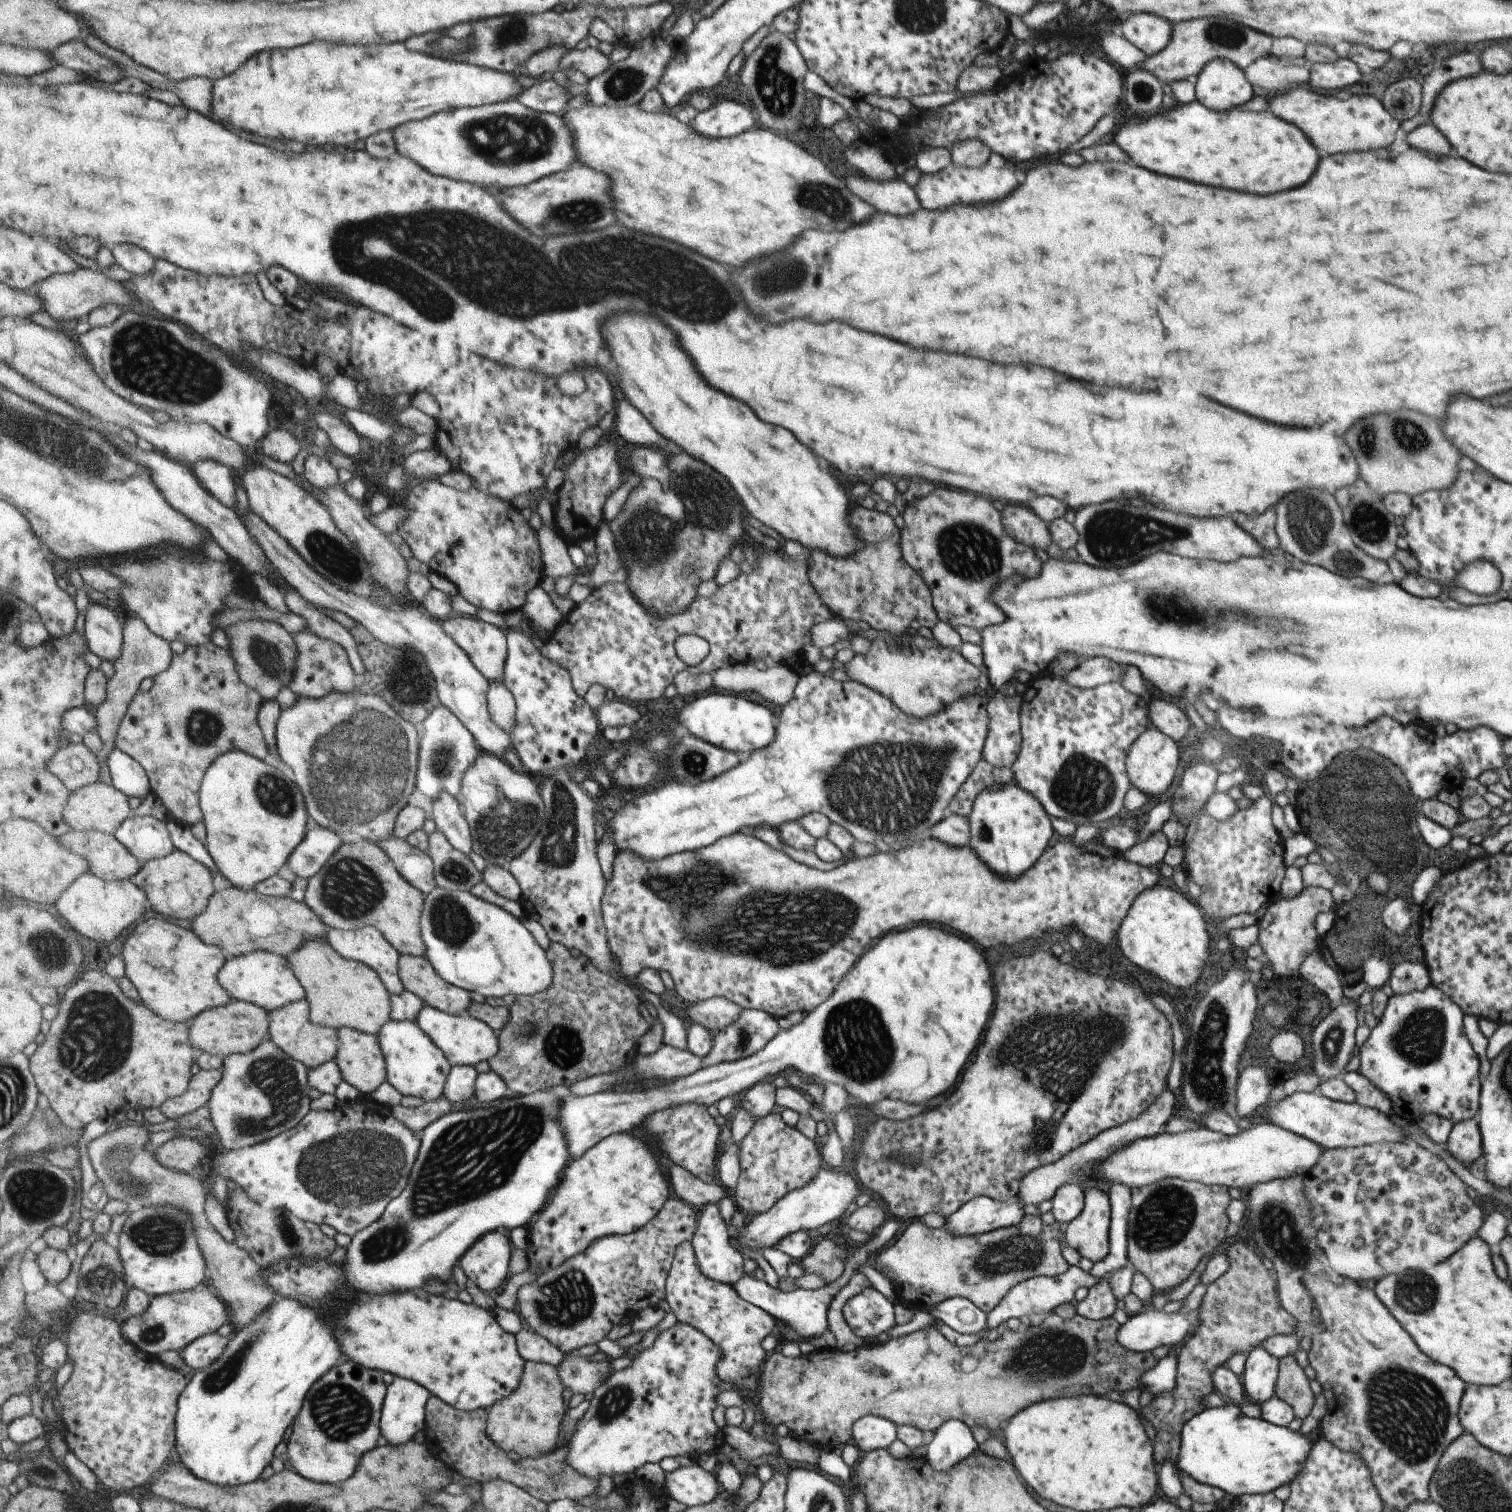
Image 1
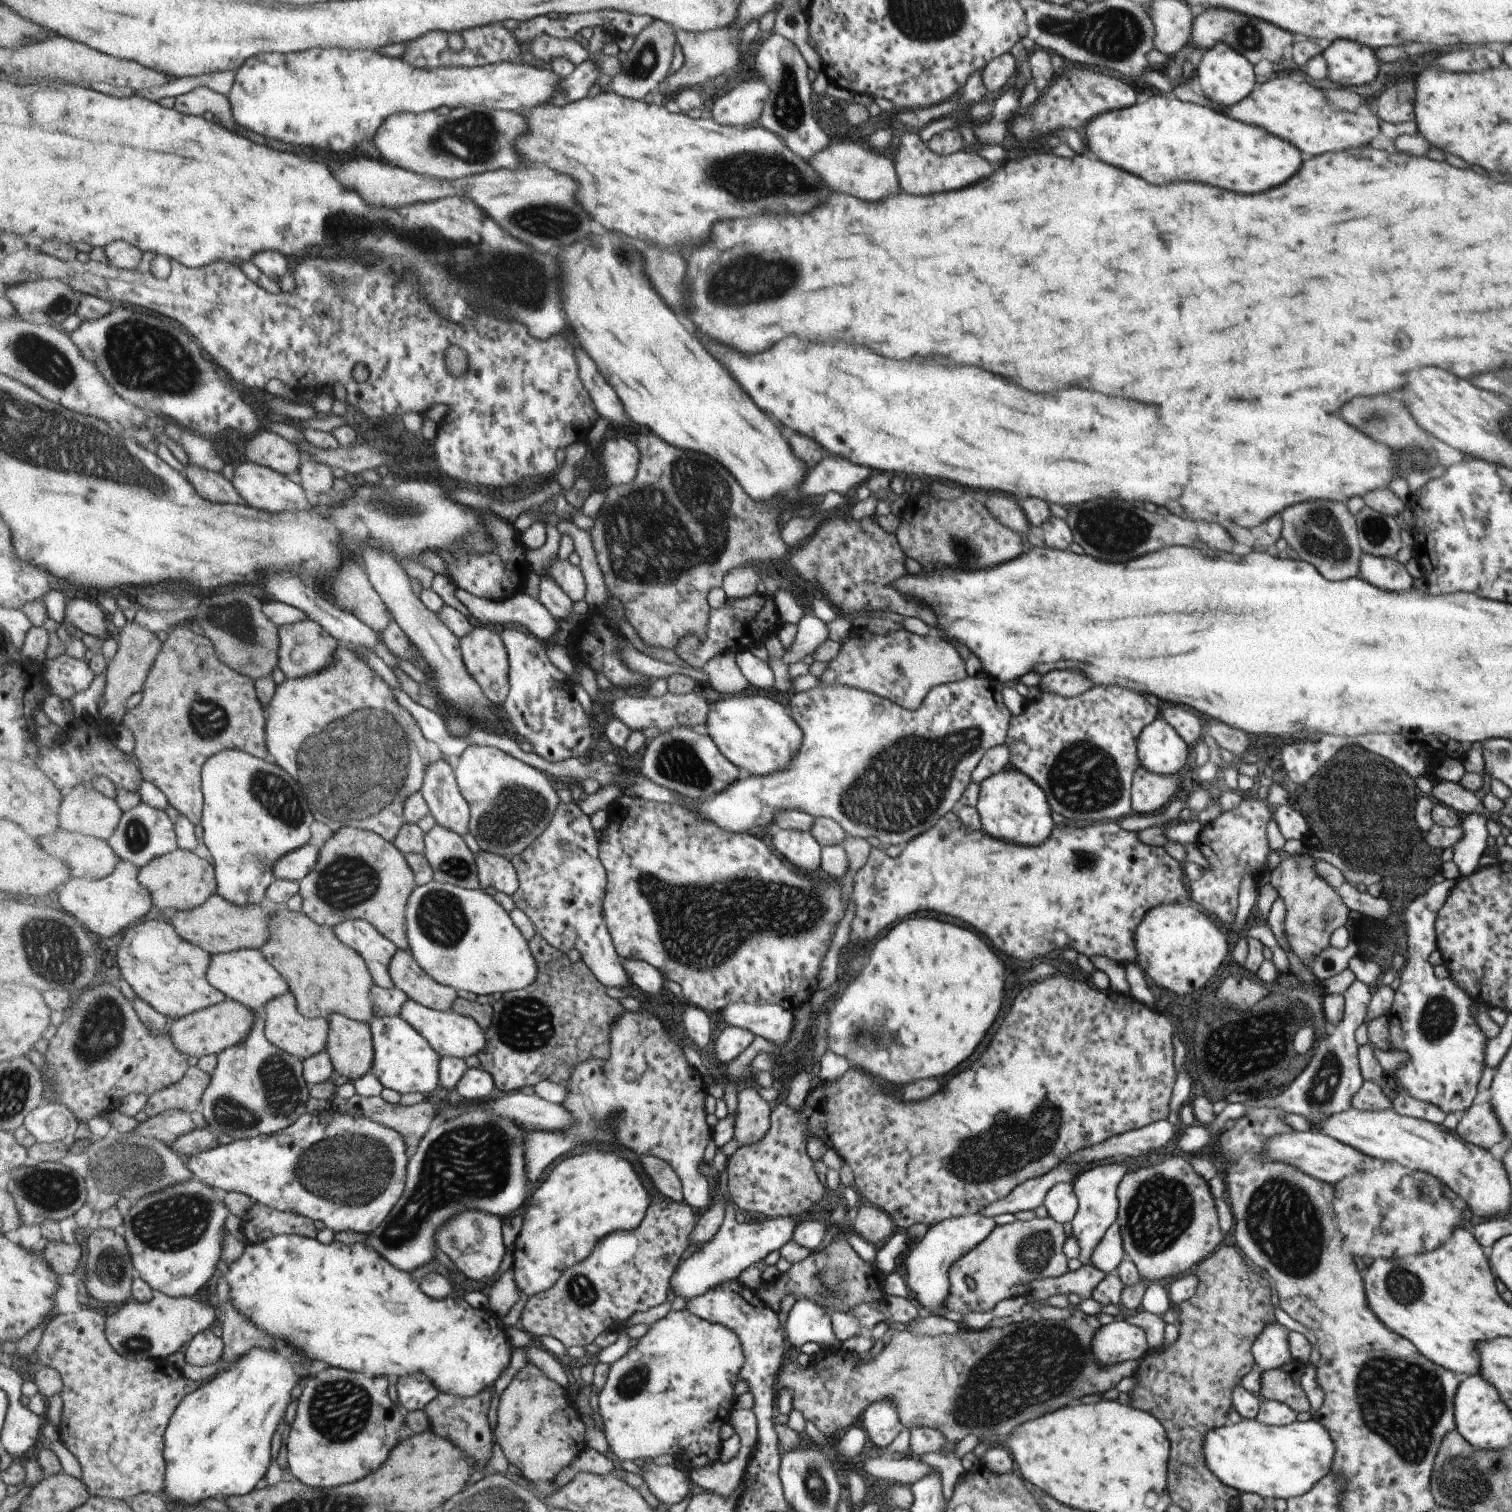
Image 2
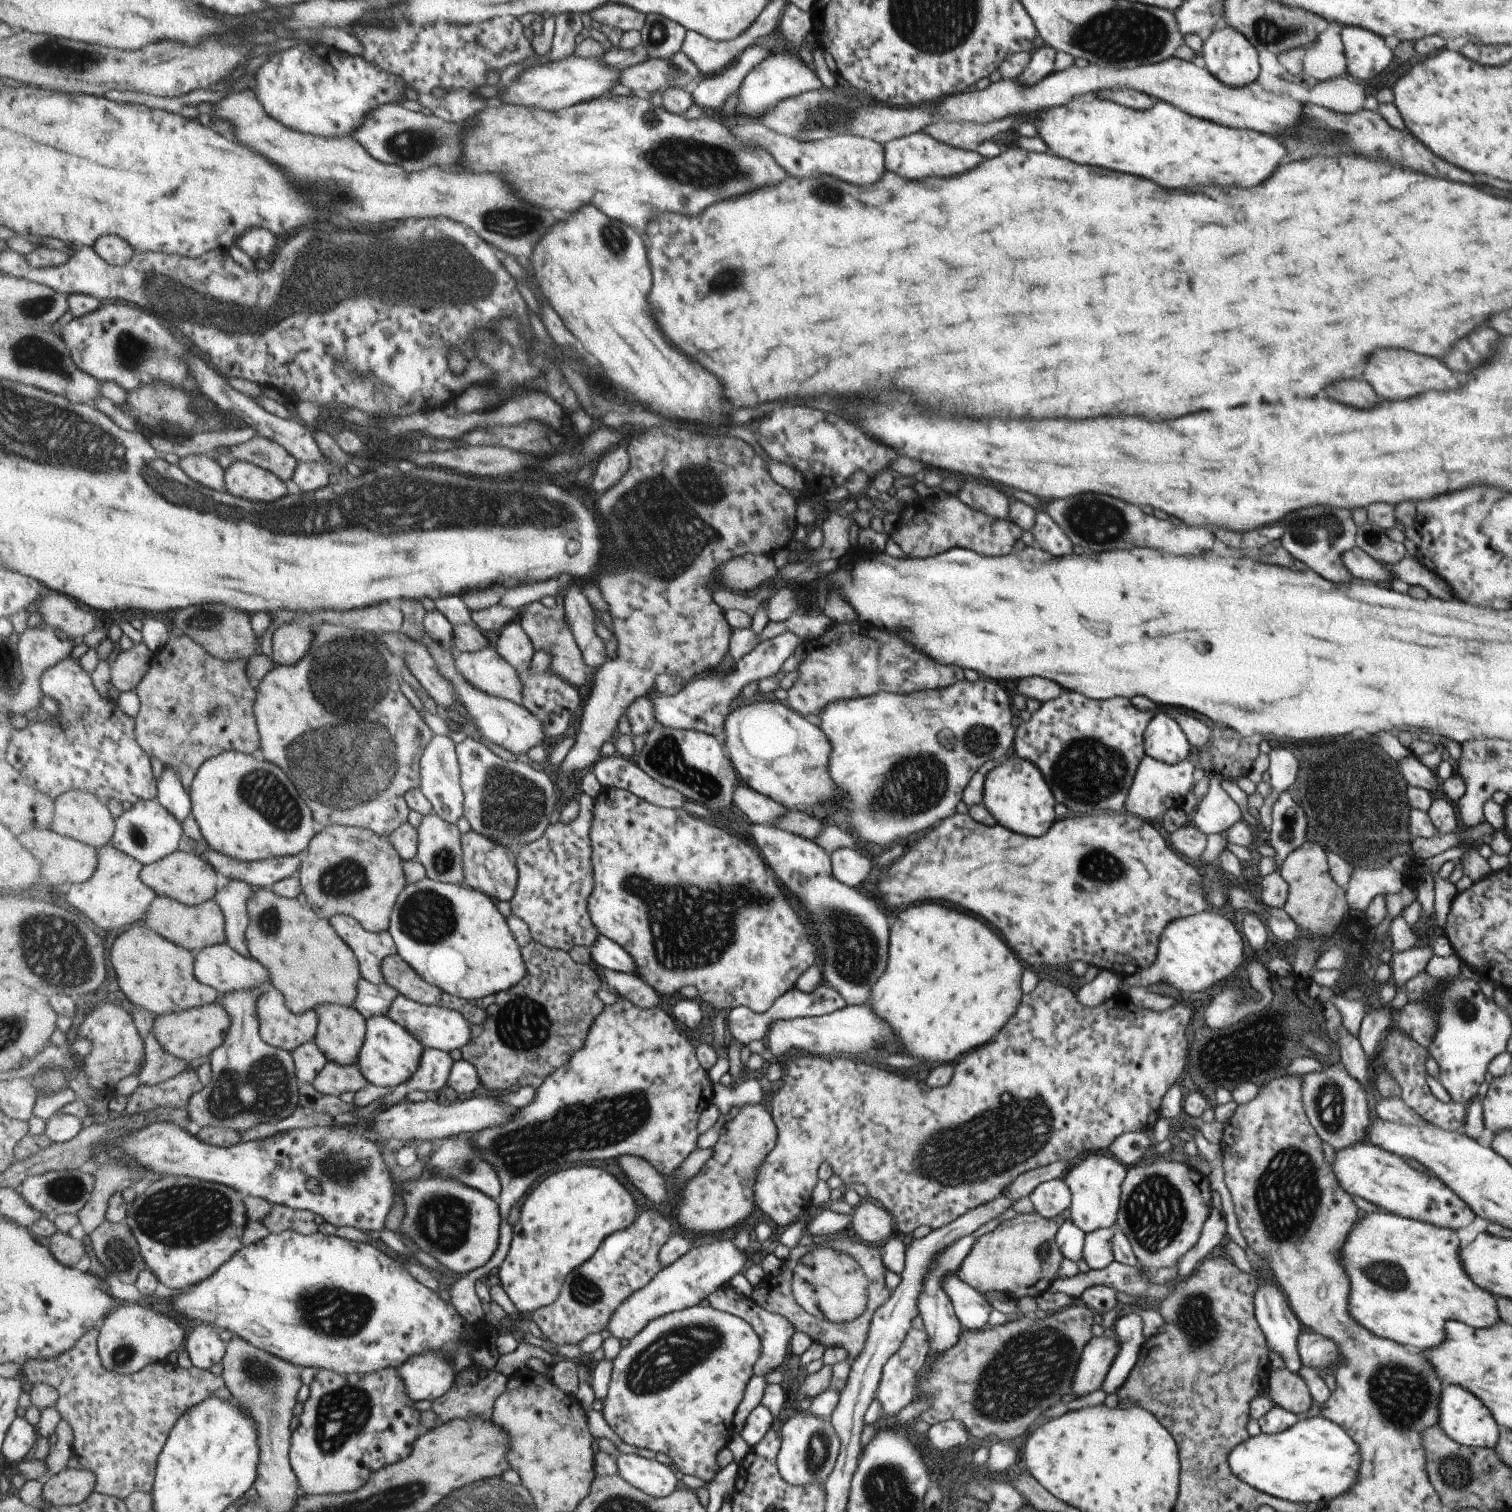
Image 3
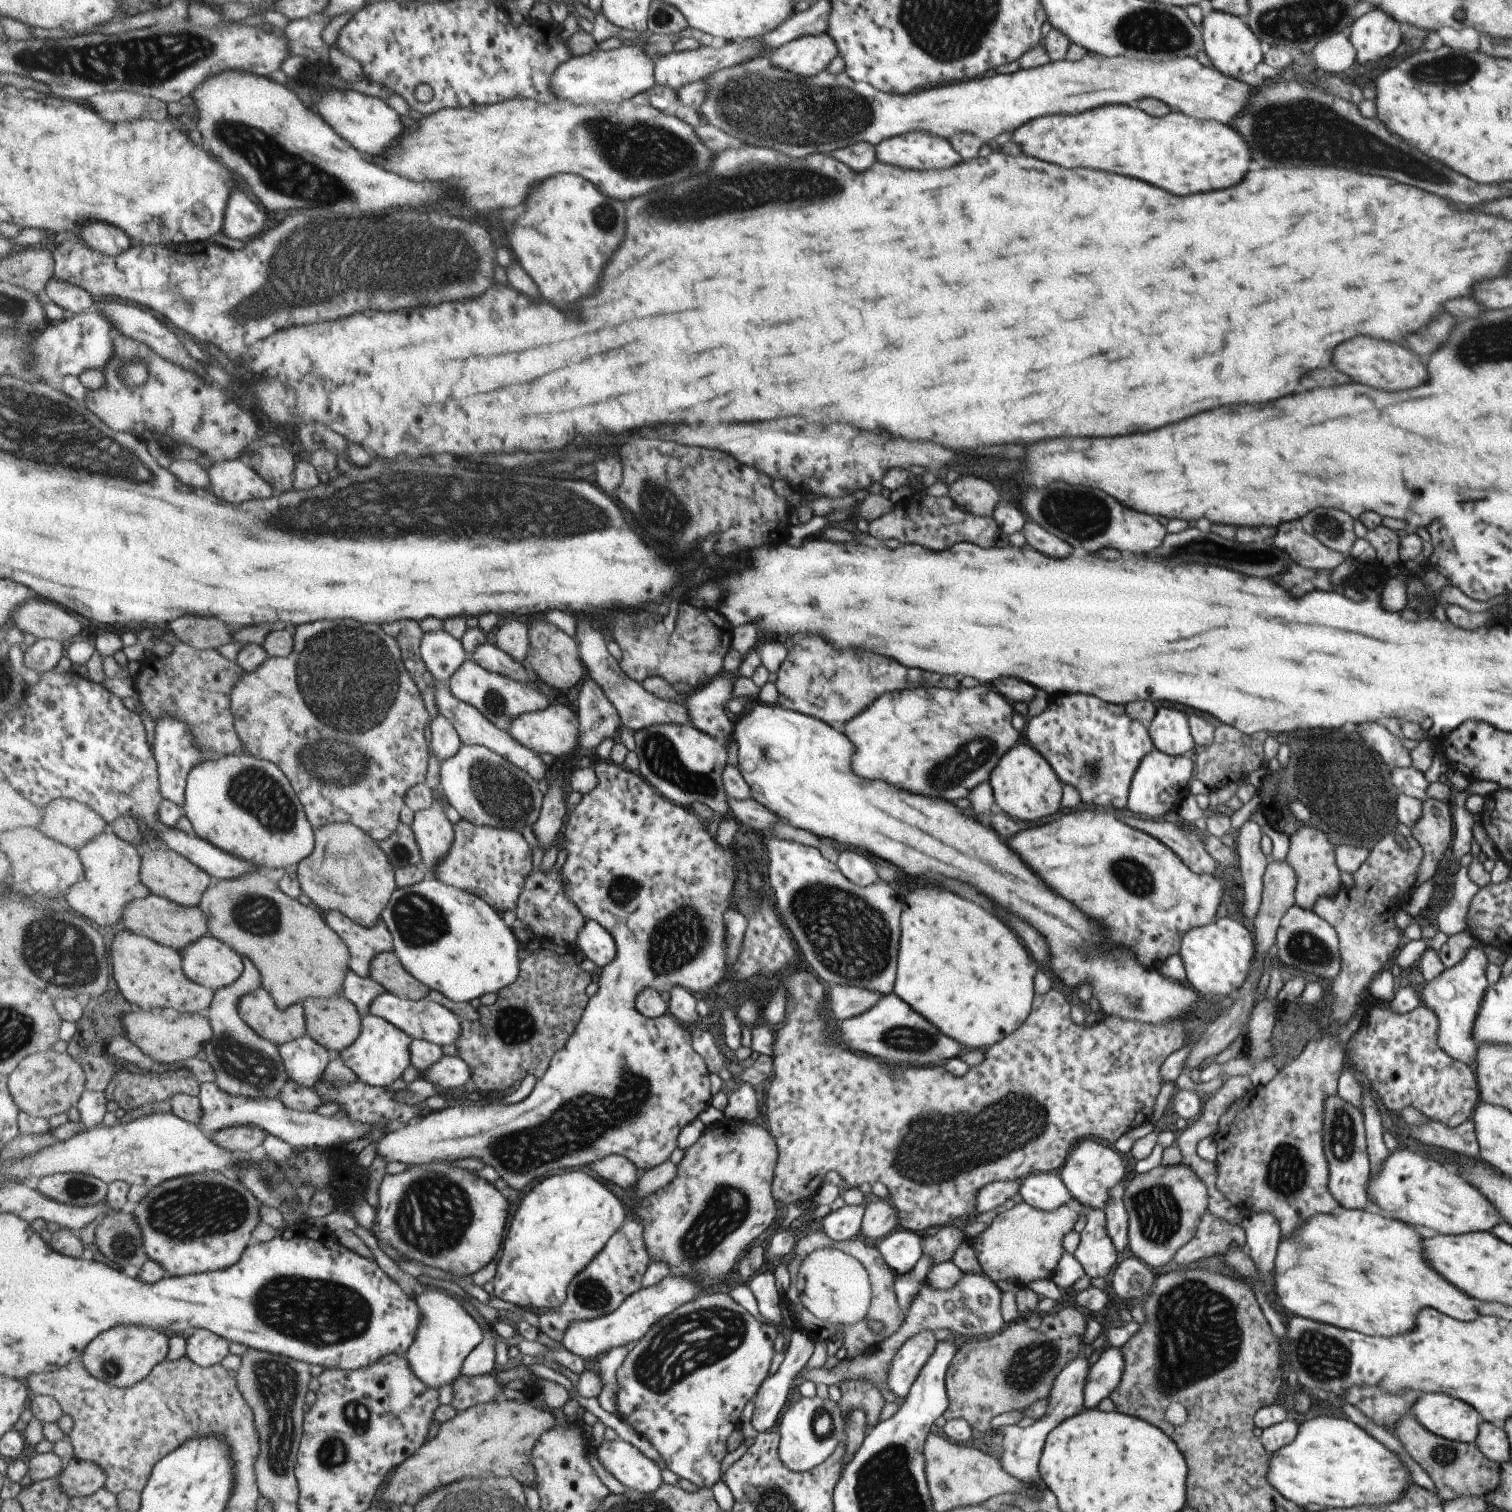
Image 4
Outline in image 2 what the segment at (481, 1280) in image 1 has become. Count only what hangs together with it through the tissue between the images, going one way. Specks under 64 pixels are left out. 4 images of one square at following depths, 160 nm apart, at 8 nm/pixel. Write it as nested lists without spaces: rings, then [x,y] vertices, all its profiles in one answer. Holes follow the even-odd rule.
[[[463,1210],[453,1216],[451,1222],[443,1224],[445,1228],[437,1230],[437,1242],[439,1248],[455,1262],[455,1266],[463,1274],[474,1281],[485,1280],[495,1276],[501,1270],[501,1262],[507,1266],[510,1258],[505,1254],[511,1254],[505,1250],[505,1240],[503,1240],[503,1224],[499,1216],[481,1212],[481,1210]]]

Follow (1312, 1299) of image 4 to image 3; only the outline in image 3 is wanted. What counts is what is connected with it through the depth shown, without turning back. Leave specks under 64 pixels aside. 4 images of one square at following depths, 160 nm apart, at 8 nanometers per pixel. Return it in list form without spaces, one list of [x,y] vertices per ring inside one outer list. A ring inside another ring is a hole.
[[[1392,1213],[1360,1214],[1347,1232],[1339,1254],[1339,1264],[1343,1266],[1349,1278],[1347,1314],[1371,1334],[1421,1352],[1437,1348],[1443,1342],[1443,1324],[1447,1324],[1447,1320],[1465,1324],[1473,1329],[1491,1328],[1493,1324],[1499,1324],[1501,1320],[1497,1314],[1496,1297],[1475,1286],[1463,1270],[1463,1260],[1459,1260],[1457,1254],[1459,1238],[1456,1231]]]

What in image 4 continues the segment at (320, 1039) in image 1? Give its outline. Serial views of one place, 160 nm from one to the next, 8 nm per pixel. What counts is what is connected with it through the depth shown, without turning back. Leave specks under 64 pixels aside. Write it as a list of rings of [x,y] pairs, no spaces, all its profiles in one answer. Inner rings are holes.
[[[263,986],[244,994],[238,1004],[239,1012],[247,1024],[263,1038],[276,1045],[297,1040],[308,1034],[306,1009],[302,1003],[280,1009],[274,997]]]

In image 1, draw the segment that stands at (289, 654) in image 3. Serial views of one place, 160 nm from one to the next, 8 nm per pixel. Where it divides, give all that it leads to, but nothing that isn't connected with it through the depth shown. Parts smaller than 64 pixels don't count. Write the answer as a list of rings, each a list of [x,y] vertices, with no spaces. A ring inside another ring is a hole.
[[[303,629],[292,635],[298,653],[290,687],[296,695],[318,699],[327,696],[333,691],[351,692],[359,690],[361,680],[356,672],[353,672],[349,656],[347,656],[347,652],[345,652],[345,648],[341,644],[333,642],[333,639],[319,636],[309,629]]]

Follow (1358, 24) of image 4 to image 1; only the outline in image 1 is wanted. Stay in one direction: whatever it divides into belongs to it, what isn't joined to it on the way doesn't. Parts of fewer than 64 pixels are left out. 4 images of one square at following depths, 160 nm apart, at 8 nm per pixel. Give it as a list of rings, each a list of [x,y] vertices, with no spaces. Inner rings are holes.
[[[1337,58],[1330,63],[1312,63],[1308,74],[1308,88],[1317,90],[1341,90],[1356,84],[1361,78],[1357,65],[1347,58]]]

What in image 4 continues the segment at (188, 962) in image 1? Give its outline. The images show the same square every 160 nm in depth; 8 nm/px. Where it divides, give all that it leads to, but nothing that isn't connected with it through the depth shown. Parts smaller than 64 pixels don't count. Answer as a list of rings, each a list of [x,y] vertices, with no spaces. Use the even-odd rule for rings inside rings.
[[[125,928],[113,939],[111,949],[115,978],[120,992],[133,1006],[143,1011],[175,1009],[182,1013],[206,1013],[215,996],[215,990],[192,981],[182,968],[181,952],[162,945],[150,937],[139,935]]]

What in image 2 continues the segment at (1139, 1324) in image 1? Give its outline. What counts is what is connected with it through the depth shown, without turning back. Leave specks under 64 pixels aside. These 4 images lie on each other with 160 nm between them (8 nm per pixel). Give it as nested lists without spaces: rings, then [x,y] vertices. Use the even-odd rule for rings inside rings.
[[[1122,1318],[1100,1326],[1091,1340],[1091,1354],[1099,1366],[1140,1359],[1145,1352],[1145,1333]]]

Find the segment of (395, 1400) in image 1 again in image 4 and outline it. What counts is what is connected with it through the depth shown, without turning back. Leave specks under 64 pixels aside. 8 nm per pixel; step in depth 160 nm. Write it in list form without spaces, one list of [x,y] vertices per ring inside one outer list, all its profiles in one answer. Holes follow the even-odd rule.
[[[452,1289],[427,1290],[415,1299],[422,1313],[422,1323],[406,1357],[425,1384],[439,1389],[462,1376],[463,1363],[485,1338],[484,1328],[465,1310]]]

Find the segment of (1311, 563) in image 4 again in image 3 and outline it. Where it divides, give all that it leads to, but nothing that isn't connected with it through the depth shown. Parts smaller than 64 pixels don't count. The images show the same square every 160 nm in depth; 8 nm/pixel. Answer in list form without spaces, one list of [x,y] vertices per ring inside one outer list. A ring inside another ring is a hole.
[[[1356,546],[1343,552],[1343,566],[1351,576],[1355,576],[1355,580],[1391,583],[1396,577],[1386,565],[1373,560],[1369,554],[1365,554]]]

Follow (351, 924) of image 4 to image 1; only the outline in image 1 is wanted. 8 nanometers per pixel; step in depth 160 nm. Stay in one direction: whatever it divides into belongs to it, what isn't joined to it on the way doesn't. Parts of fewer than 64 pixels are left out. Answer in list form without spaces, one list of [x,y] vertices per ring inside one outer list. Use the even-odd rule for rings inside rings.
[[[374,926],[353,930],[329,928],[325,938],[344,957],[364,962],[374,968],[392,995],[401,994],[406,989],[398,971],[402,954],[378,928]]]

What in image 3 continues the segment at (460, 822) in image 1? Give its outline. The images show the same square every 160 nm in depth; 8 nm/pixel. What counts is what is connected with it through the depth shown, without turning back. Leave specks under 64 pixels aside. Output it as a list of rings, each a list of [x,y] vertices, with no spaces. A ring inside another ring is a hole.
[[[435,735],[423,756],[420,788],[431,802],[434,813],[450,824],[456,824],[457,820],[465,816],[465,794],[461,778],[457,744],[449,736]]]

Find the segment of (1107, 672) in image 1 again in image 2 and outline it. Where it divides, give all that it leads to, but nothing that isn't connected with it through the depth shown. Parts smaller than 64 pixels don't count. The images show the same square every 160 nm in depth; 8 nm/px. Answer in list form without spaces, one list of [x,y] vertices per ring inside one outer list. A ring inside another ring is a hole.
[[[1053,670],[1053,672],[1042,675],[1041,682],[1038,684],[1040,691],[1063,697],[1079,696],[1092,686],[1089,680],[1081,678],[1081,672],[1077,670],[1063,670],[1063,672]]]

